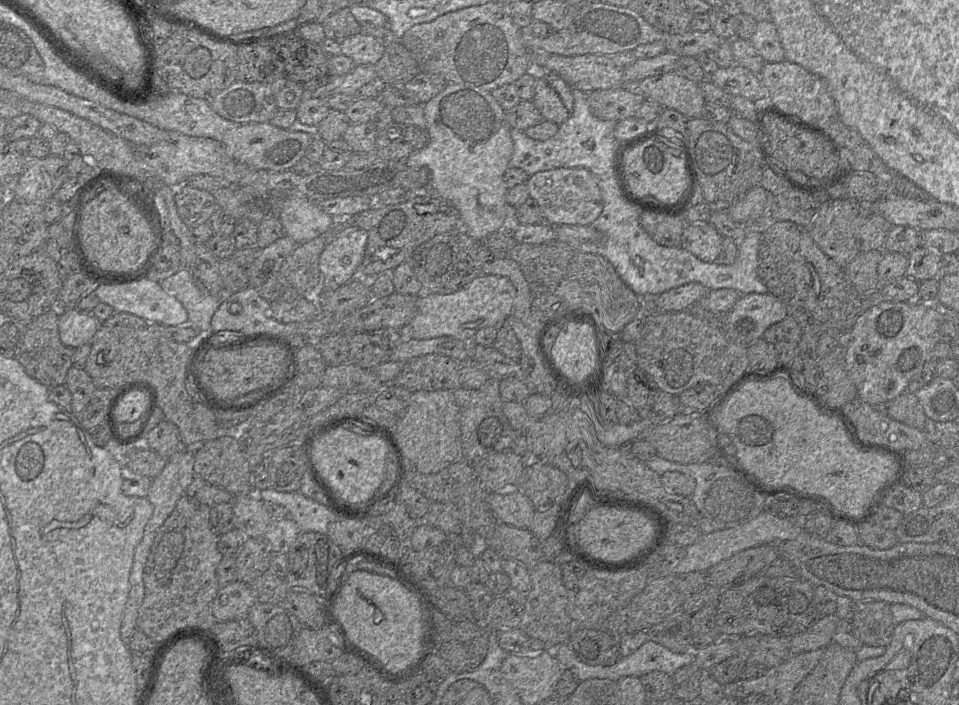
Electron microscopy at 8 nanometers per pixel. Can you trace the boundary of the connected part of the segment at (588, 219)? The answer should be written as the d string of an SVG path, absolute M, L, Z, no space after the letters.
M566 168L539 172L527 179L529 198L535 201L552 226L588 226L600 215L601 190L596 177L585 168Z

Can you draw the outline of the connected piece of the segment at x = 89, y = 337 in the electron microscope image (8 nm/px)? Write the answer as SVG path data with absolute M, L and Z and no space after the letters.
M78 308L61 309L59 310L58 329L60 340L65 346L75 350L89 345L91 352L91 343L98 329L98 321L92 313L81 311Z

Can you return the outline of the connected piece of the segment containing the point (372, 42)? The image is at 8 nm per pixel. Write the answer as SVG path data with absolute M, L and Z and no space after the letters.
M364 30L340 44L341 54L351 58L357 65L375 65L383 56L384 45Z

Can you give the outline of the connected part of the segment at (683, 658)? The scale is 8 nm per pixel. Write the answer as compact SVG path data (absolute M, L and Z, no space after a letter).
M651 640L646 641L631 655L621 657L615 664L611 666L592 666L581 662L571 649L568 642L562 643L554 648L554 655L563 669L570 669L573 671L579 681L584 681L589 678L601 678L618 681L621 678L627 676L642 677L652 671L661 671L669 675L673 675L679 668L694 663L693 651L675 653Z

